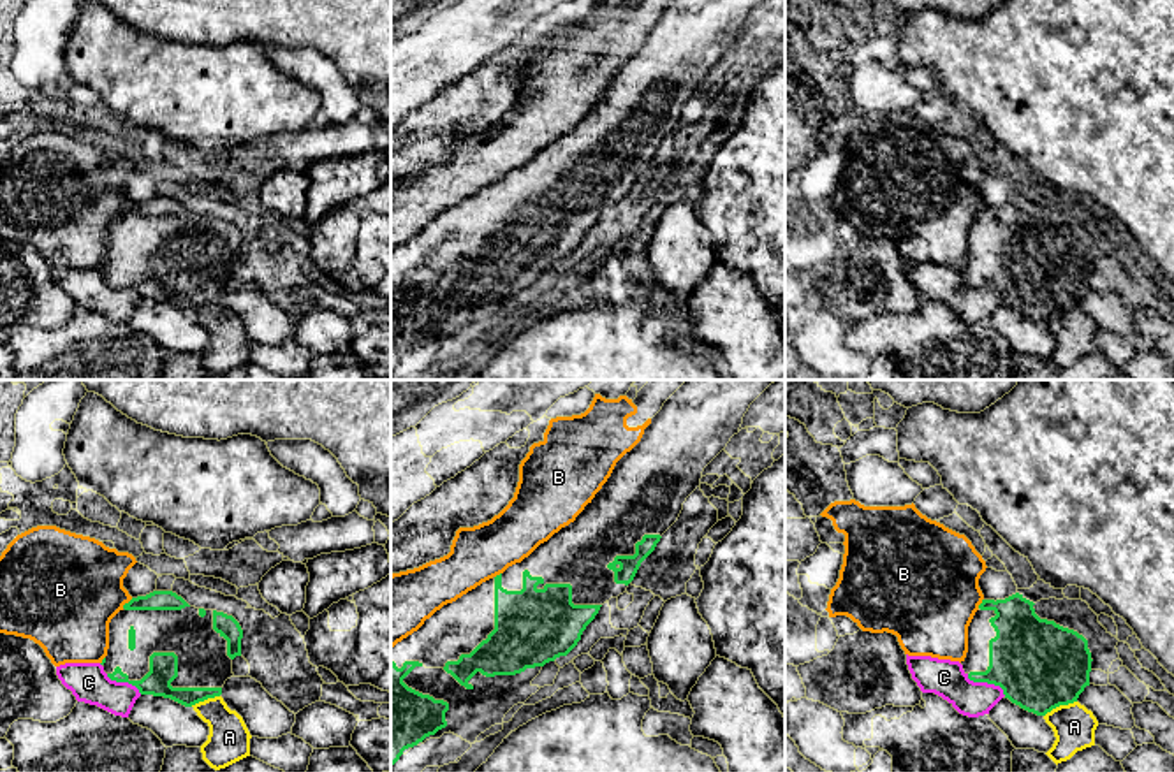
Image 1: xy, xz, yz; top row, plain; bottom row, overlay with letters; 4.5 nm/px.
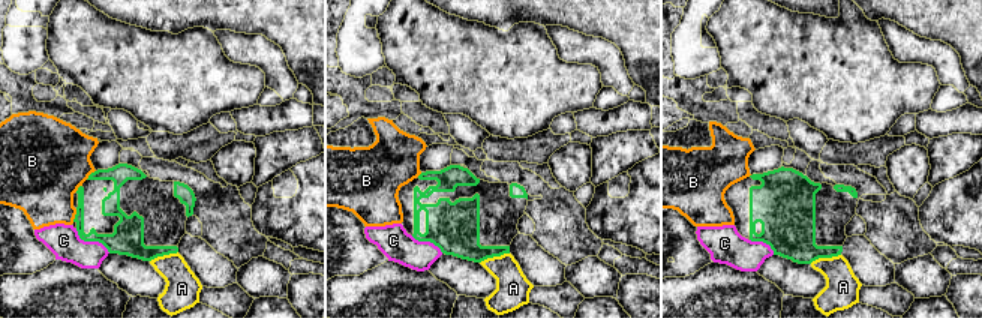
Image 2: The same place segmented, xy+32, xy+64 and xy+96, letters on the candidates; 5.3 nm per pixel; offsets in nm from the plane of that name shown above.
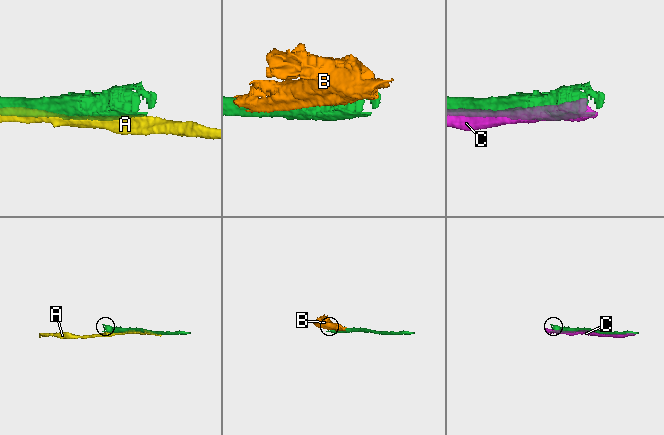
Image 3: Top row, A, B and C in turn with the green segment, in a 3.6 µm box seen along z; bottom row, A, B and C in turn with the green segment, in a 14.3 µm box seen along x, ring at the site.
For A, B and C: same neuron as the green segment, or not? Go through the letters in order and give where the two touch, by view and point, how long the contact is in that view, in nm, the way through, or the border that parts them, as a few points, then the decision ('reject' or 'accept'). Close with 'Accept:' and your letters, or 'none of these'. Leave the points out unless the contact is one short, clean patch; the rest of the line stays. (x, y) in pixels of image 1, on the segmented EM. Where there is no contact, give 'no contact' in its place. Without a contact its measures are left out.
A: meets green in yz at (1060, 704); contact 170 nm long; reject
B: meets green in xy at (129, 602); contact 70 nm long; reject
C: meets green in yz at (986, 681); contact 200 nm long; reject
Accept: none of these

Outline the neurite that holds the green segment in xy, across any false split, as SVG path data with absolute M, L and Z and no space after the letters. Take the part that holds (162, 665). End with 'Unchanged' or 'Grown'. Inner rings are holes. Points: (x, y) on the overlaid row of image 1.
M153 591L146 596L132 598L111 619L109 649L100 665L111 681L128 682L136 686L141 695L164 696L192 707L222 695L225 681L234 677L232 659L241 656L241 638L243 630L232 615L190 607L172 591Z. Grown

